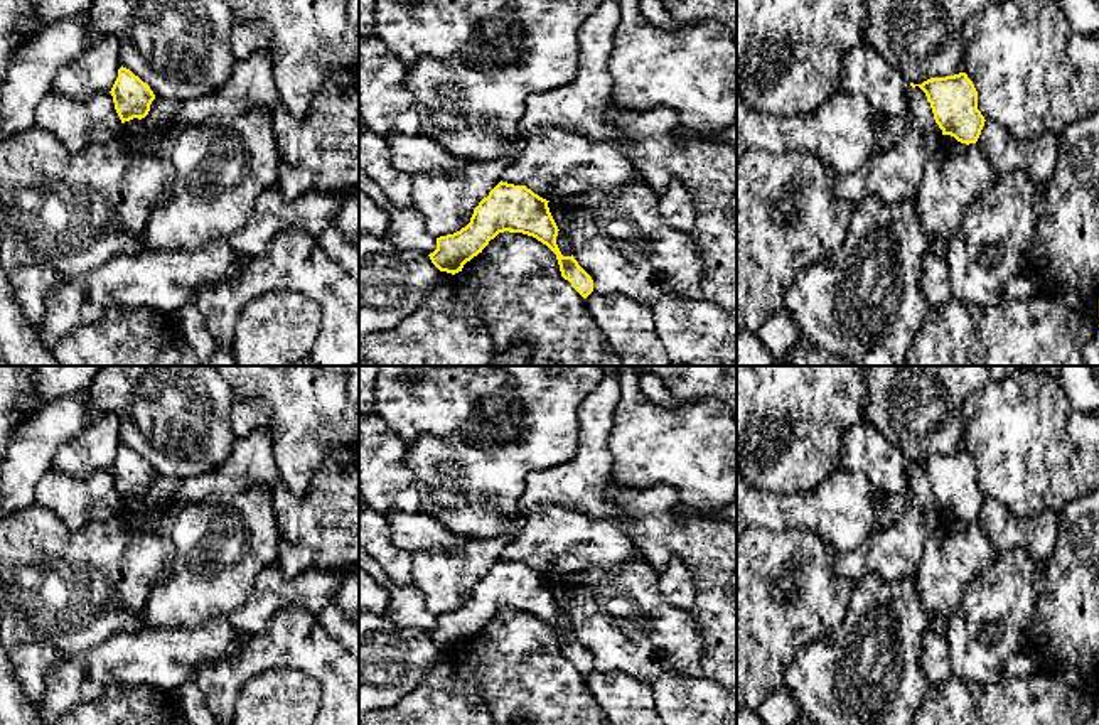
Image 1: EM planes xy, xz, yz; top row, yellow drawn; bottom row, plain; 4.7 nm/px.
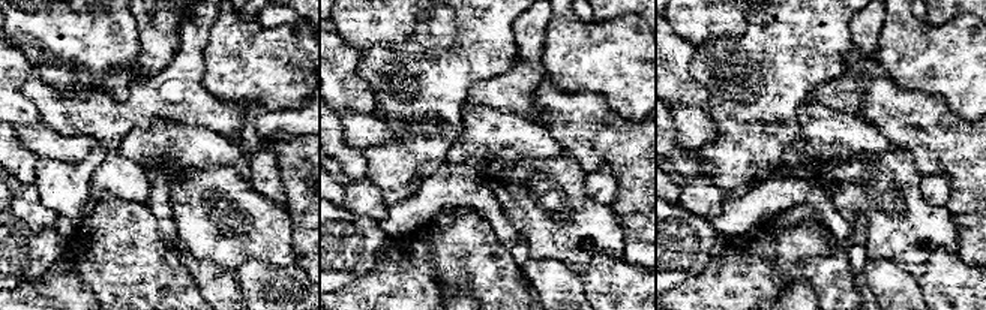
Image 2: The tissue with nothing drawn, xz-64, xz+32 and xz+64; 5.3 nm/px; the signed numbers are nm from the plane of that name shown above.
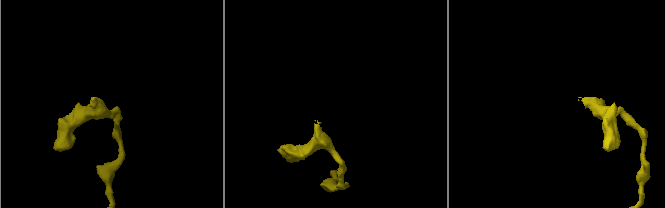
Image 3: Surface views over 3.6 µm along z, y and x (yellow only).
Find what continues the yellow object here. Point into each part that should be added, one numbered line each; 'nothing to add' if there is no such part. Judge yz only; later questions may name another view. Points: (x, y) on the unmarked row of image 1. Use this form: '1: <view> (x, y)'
1: yz (867, 452)

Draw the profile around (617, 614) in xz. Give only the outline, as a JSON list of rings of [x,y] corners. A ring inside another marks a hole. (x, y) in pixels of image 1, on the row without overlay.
[[[644,556],[617,567],[556,573],[550,578],[550,590],[566,614],[573,636],[592,654],[595,671],[619,671],[644,683],[666,671],[703,676],[700,624],[689,610],[674,609],[664,600],[659,572]]]

